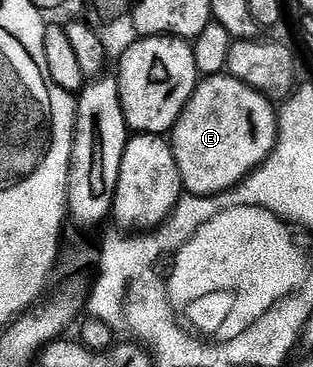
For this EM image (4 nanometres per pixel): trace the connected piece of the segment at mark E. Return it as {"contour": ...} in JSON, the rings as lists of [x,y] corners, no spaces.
{"contour":[[[230,73],[203,78],[195,87],[193,96],[185,104],[181,116],[170,131],[171,151],[177,160],[183,189],[191,196],[223,194],[239,185],[252,170],[258,170],[275,149],[277,137],[277,110],[270,98],[258,94],[252,86],[231,77]]]}

